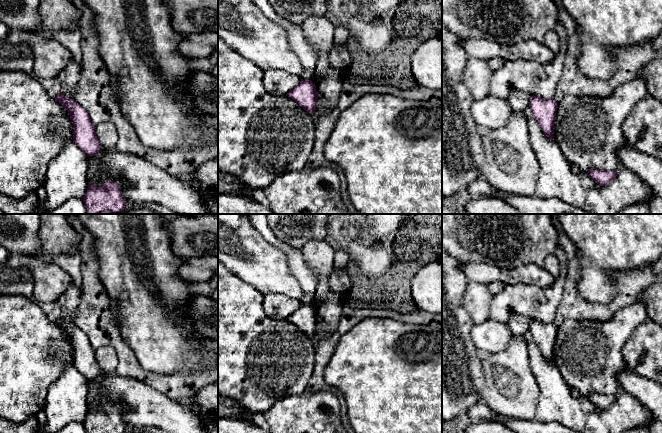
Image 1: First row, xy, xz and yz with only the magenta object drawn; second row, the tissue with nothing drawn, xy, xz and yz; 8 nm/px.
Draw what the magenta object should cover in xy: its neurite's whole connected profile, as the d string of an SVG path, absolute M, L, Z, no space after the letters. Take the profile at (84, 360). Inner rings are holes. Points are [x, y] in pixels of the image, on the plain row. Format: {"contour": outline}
{"contour": "M59 317L55 322L69 337L73 348L73 367L81 372L88 381L100 376L100 369L95 358L95 349L88 336L76 325Z"}

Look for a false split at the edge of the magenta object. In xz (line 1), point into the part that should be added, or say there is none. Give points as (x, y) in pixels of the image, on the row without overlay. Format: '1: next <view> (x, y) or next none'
1: next none

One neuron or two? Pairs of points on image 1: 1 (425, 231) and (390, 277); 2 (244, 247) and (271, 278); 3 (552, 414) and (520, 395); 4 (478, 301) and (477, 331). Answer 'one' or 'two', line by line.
1: one
2: one
3: two
4: two

